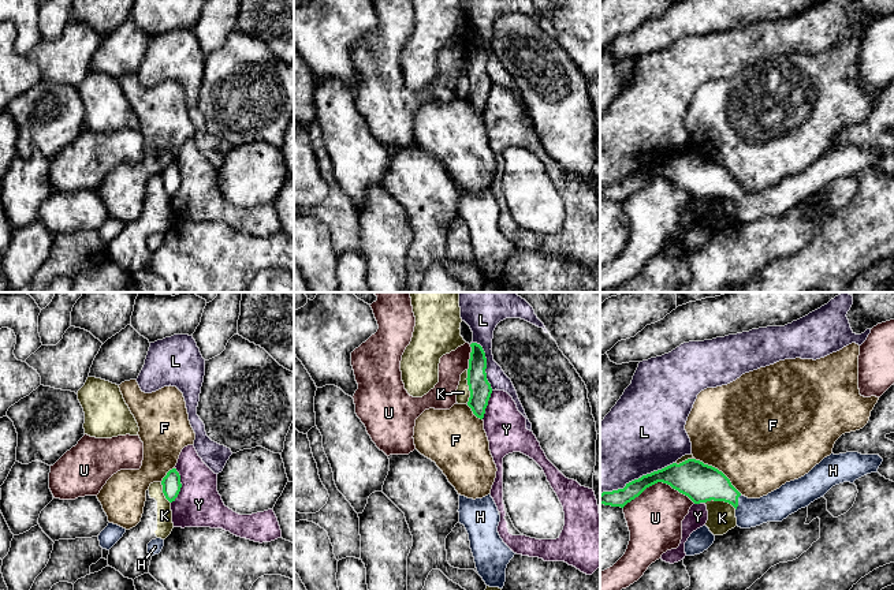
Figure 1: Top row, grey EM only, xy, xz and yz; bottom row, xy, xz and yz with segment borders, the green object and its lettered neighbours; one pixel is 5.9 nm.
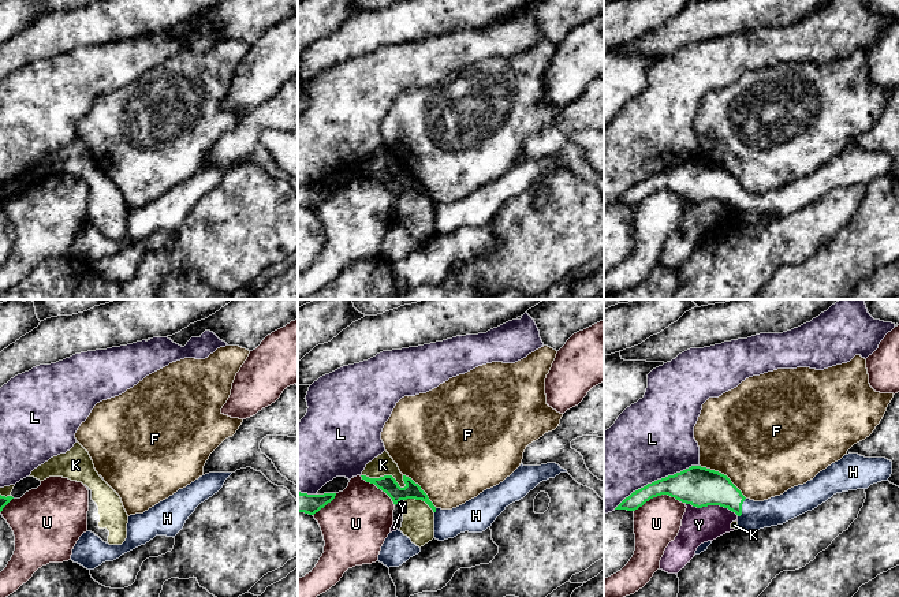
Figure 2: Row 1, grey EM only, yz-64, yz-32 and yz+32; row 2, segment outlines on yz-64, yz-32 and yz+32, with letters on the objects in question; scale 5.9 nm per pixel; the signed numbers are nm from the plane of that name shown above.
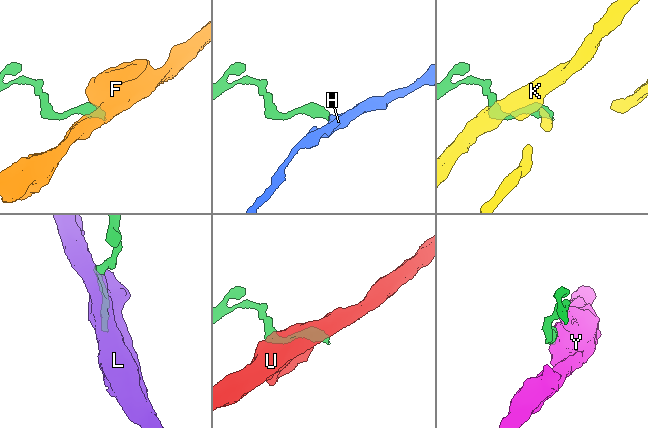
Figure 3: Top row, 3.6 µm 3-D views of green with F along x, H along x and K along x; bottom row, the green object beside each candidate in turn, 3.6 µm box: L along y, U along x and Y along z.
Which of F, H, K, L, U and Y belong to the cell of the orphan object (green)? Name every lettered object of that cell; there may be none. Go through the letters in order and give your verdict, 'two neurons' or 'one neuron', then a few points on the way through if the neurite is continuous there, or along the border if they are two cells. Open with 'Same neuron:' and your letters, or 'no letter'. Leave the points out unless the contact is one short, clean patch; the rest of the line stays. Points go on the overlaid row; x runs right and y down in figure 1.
Same neuron: H
F: two neurons; border along yz (695, 458), (716, 467), (741, 493)
H: one neuron; runs through yz (700, 482), (715, 485), (737, 503), (744, 506), (777, 506)
K: two neurons
L: two neurons
U: two neurons
Y: two neurons

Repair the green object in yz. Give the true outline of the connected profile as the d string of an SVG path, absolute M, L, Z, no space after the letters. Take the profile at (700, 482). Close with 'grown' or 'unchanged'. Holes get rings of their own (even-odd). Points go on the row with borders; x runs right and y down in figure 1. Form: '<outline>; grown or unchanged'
M846 452L824 458L804 477L786 482L760 498L742 496L718 468L696 459L673 463L634 479L623 489L603 492L600 504L623 508L647 488L663 482L688 496L694 504L724 501L735 508L737 526L750 529L767 522L782 522L789 515L823 497L832 486L878 473L879 455Z; grown

